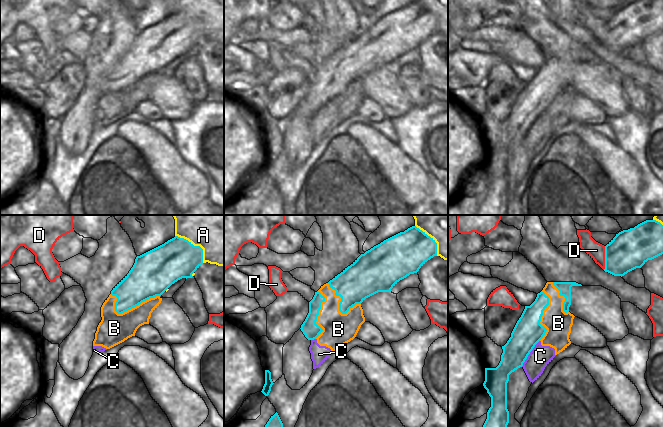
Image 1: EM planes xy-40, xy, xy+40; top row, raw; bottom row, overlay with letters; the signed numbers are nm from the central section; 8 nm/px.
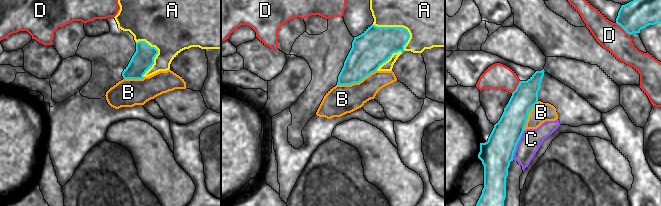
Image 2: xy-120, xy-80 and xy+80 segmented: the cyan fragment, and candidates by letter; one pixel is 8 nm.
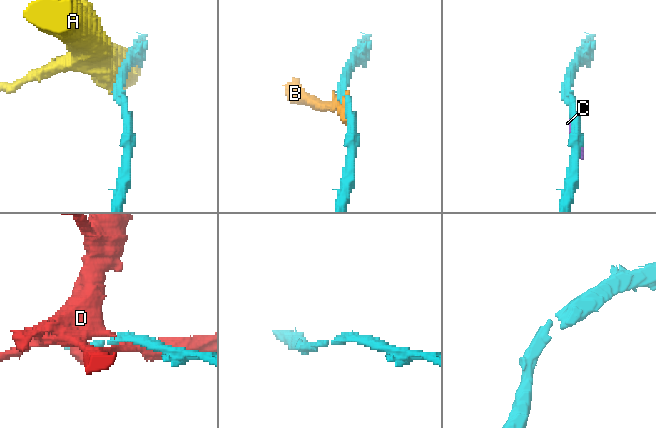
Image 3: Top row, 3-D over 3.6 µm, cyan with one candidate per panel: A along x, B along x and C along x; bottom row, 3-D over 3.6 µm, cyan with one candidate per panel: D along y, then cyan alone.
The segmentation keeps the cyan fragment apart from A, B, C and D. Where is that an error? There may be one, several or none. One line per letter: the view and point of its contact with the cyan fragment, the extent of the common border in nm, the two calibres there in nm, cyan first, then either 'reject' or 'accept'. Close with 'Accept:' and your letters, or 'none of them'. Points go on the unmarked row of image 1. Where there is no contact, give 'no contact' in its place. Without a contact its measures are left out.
A: xy-40 (195, 22) | 320 nm | 320/340 nm | reject
B: xy-40 (128, 85) | 400 nm | 280/240 nm | reject
C: xy+40 (529, 129) | 260 nm | 240/170 nm | reject
D: xy+40 (605, 34) | 190 nm | 320/130 nm | reject
Accept: none of them

